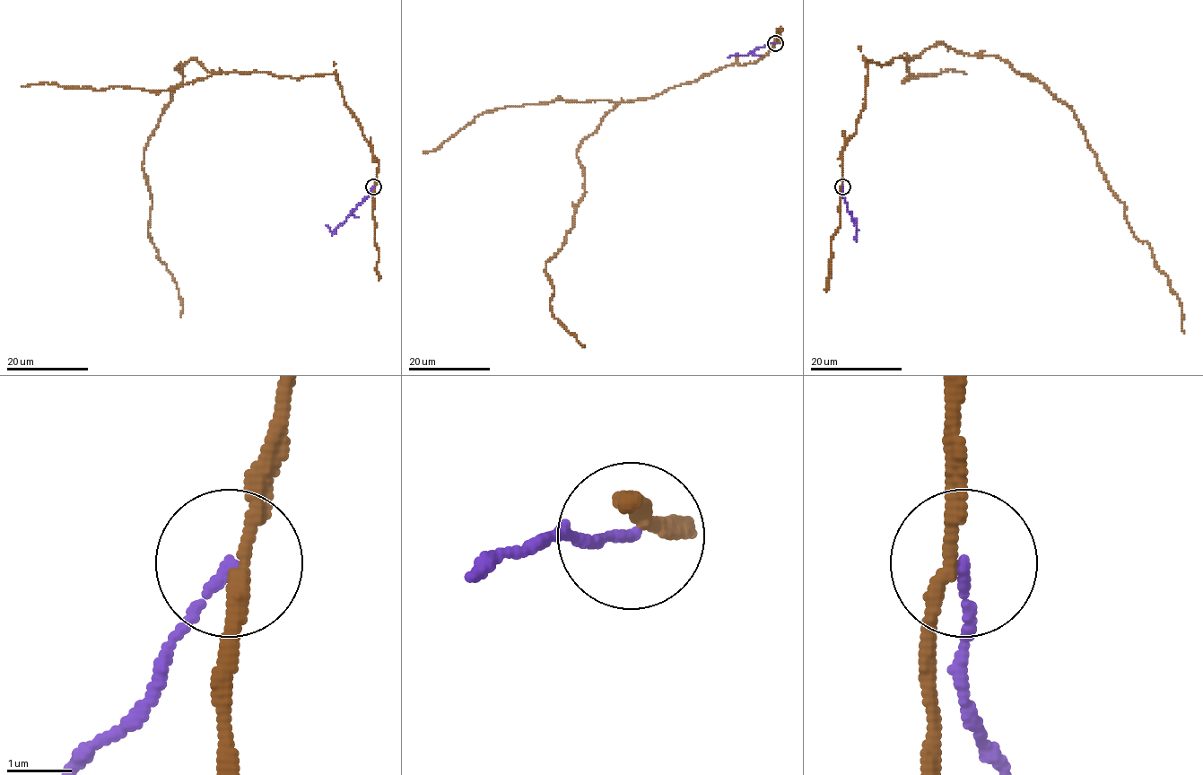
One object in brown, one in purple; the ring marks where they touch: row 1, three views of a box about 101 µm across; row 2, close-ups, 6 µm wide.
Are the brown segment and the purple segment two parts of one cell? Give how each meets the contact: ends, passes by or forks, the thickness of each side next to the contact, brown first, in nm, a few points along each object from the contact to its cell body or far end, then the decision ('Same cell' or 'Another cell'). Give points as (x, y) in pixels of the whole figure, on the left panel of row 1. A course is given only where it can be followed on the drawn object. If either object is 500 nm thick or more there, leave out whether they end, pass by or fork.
At the ring brown passes by. At the ring purple ends. Thickness 200 nm (brown) against 150 nm. Course of brown: (373, 187), (379, 161), (335, 74), (181, 64), (143, 169), (148, 234), (181, 317). Course of purple: (373, 187), (337, 228), (331, 230), (325, 225). Another cell

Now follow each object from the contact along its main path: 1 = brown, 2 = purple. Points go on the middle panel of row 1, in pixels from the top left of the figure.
1: (775, 42), (754, 63), (620, 101), (583, 140), (577, 157), (585, 195), (544, 271), (553, 316), (583, 346)
2: (775, 43), (756, 47), (745, 56), (727, 56)

